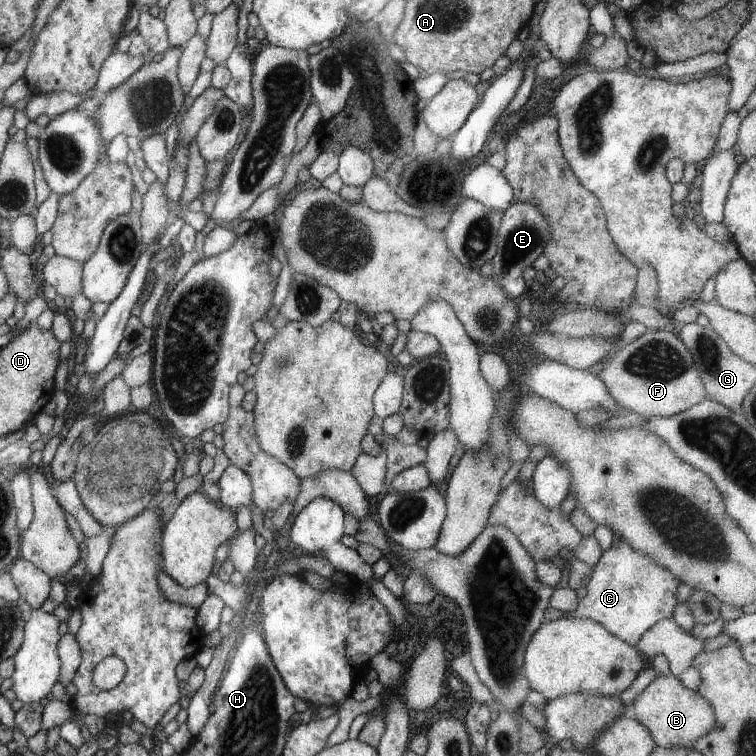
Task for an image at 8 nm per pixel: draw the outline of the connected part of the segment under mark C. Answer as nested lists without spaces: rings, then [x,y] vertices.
[[[615,537],[615,540],[602,551],[599,560],[592,566],[589,582],[585,586],[585,597],[578,599],[577,608],[570,615],[580,619],[591,619],[619,640],[634,646],[641,635],[658,620],[672,616],[673,606],[677,602],[674,592],[679,582],[680,580],[673,576],[669,569],[655,564],[651,557],[631,548],[623,539]]]

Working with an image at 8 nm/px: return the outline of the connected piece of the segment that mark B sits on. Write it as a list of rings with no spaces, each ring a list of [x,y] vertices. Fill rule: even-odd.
[[[671,674],[655,677],[635,697],[629,715],[649,729],[657,747],[691,749],[693,743],[714,725],[714,712],[707,700],[697,691],[683,686]]]

